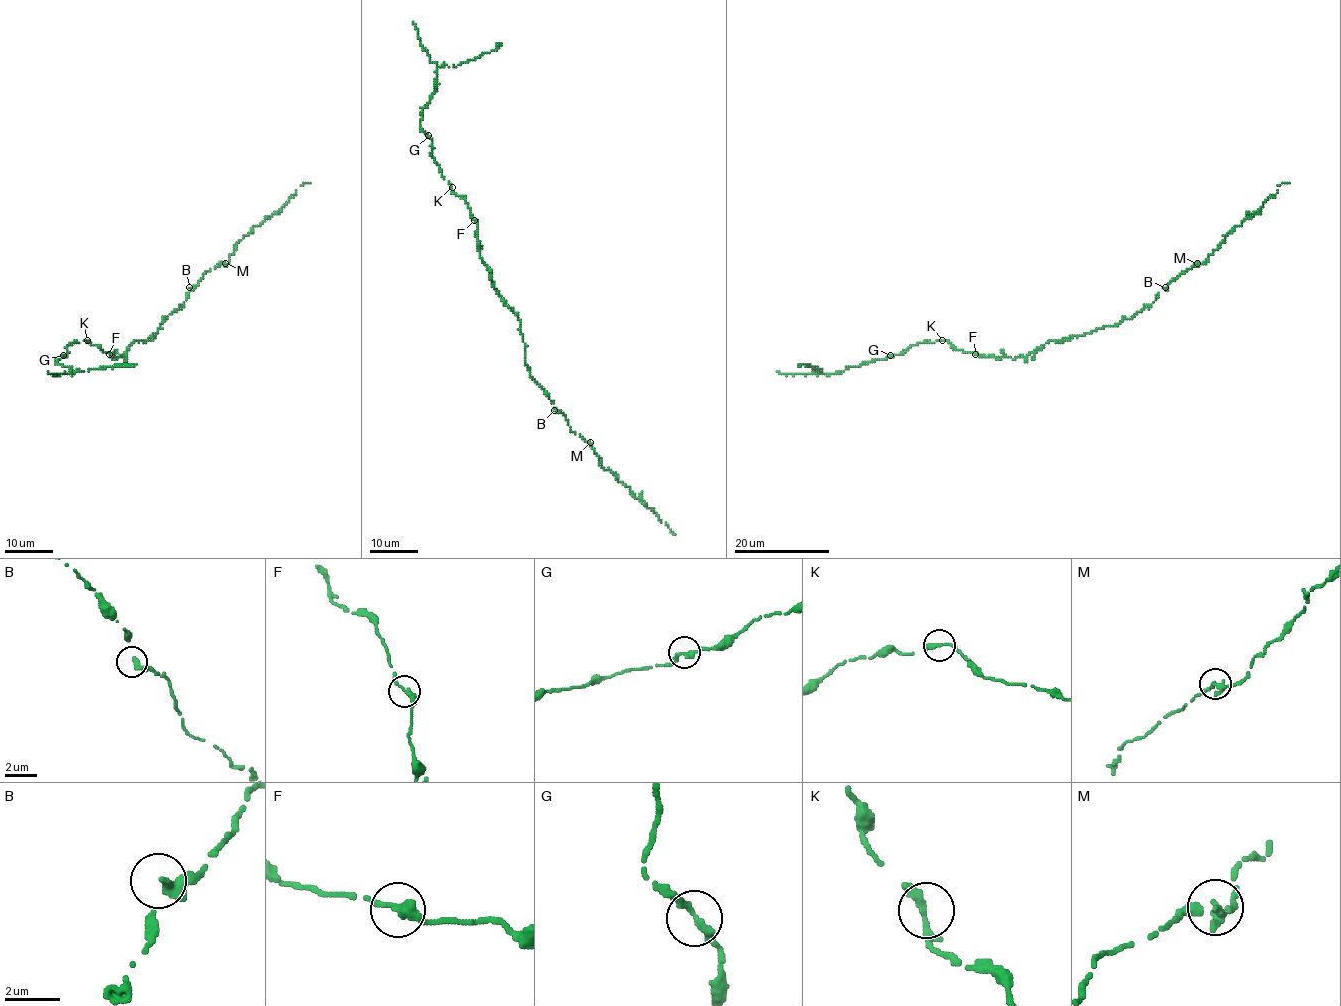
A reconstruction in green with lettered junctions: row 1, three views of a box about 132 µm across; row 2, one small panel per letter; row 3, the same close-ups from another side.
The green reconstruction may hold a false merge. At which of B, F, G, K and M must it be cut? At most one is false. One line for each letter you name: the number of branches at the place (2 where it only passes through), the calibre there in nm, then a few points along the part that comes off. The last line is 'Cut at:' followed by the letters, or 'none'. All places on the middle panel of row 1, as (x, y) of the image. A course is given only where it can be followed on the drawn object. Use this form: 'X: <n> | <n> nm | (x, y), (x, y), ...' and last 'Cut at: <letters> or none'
Cut at: none

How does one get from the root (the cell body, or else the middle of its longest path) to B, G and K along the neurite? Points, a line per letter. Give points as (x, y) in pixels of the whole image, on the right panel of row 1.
B: (1059, 341), (1088, 334), (1098, 328), (1117, 325), (1125, 318), (1134, 317), (1148, 307), (1165, 287)
G: (1059, 341), (1047, 342), (1025, 357), (1013, 359), (979, 356), (958, 350), (945, 340), (917, 343), (890, 355)
K: (1059, 341), (1047, 342), (1025, 357), (1012, 359), (979, 356), (958, 350), (942, 340)

